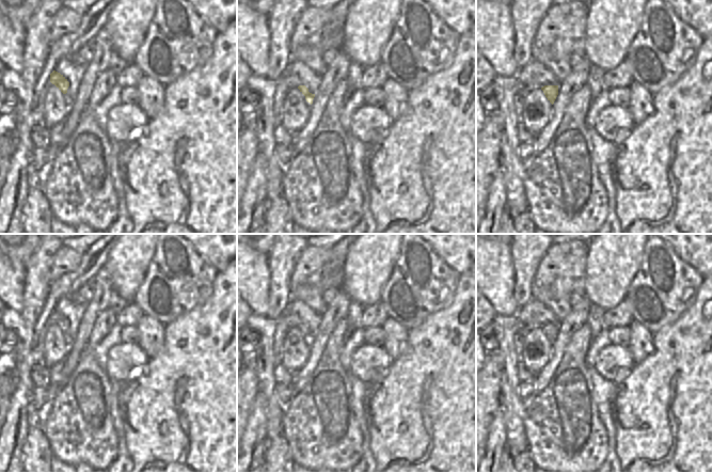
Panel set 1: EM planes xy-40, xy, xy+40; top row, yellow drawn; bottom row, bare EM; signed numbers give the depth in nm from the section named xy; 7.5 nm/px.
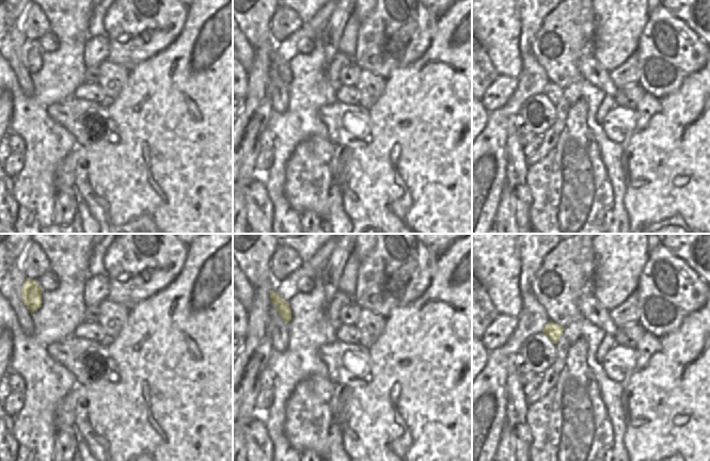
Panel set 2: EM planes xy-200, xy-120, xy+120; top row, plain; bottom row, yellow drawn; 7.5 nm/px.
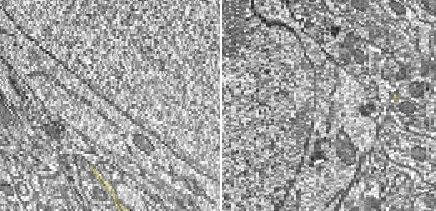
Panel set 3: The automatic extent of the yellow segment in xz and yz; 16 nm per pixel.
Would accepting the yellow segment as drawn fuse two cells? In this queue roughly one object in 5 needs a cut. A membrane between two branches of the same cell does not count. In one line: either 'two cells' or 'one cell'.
one cell

